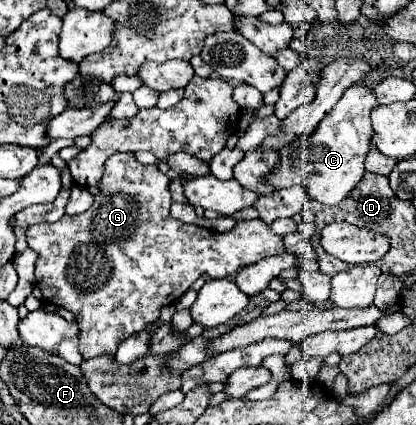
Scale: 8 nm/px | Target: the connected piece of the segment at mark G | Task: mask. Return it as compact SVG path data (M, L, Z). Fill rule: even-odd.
M119 152L119 154L113 154L107 162L105 162L105 168L103 168L103 178L101 178L101 192L93 196L93 204L89 210L85 210L83 214L79 216L63 216L59 222L55 224L39 224L39 226L31 226L31 230L27 230L27 244L29 248L33 248L37 252L37 262L35 262L35 278L37 278L37 286L43 294L43 298L51 304L57 304L61 308L67 308L71 312L75 312L77 316L77 322L79 322L79 330L81 330L81 340L79 340L79 350L83 354L85 360L89 358L95 358L95 356L101 356L101 354L107 354L107 356L115 356L117 352L117 346L127 340L129 336L133 336L135 332L141 332L149 322L157 320L159 316L159 310L163 306L169 306L169 304L175 304L189 288L191 284L203 276L203 278L227 278L229 274L235 274L237 270L241 270L243 266L247 264L253 264L265 256L273 256L273 254L283 254L285 252L285 246L283 246L283 236L279 234L273 234L269 224L263 222L263 220L239 220L235 224L233 230L229 232L213 232L213 230L207 230L207 228L199 228L199 226L191 226L191 224L183 224L179 220L175 220L171 214L169 214L169 206L171 206L173 198L171 198L171 192L169 192L169 176L163 174L159 170L157 164L153 166L145 166L141 162L137 162L137 158L131 154L131 152Z

